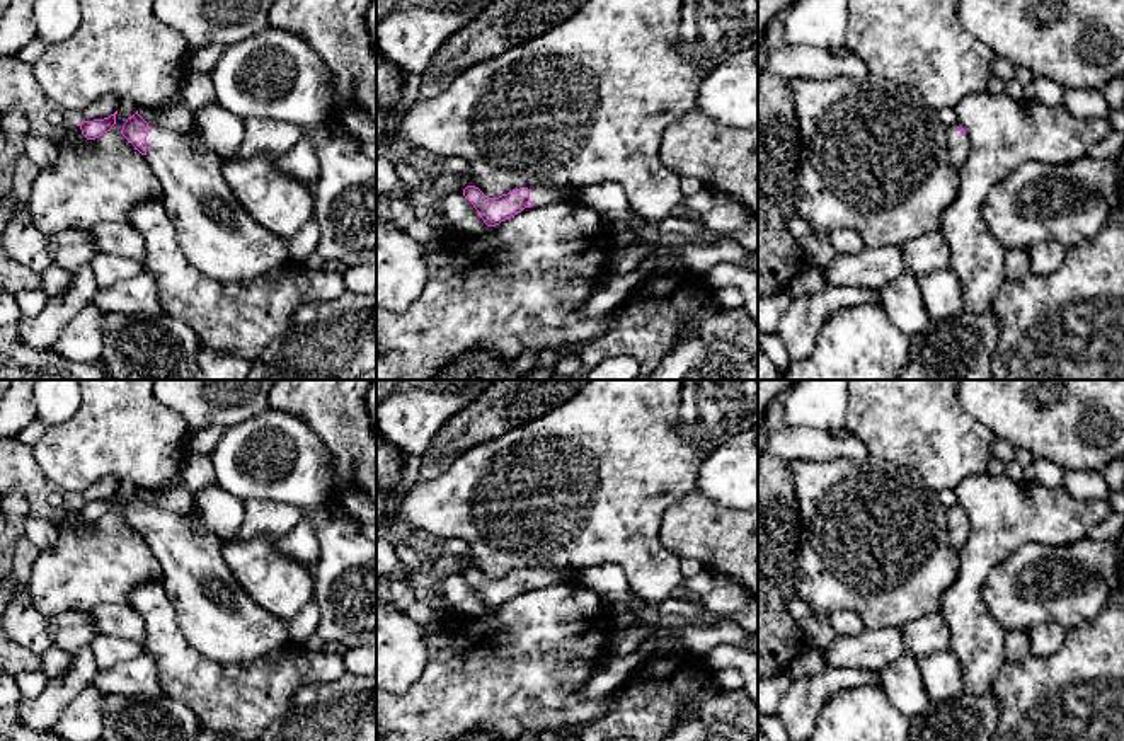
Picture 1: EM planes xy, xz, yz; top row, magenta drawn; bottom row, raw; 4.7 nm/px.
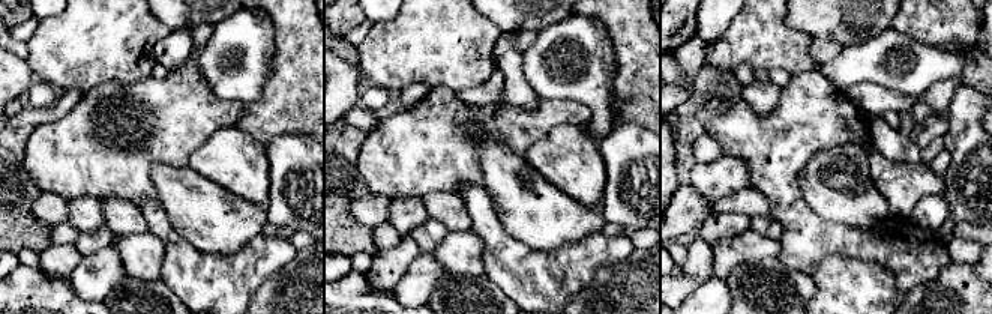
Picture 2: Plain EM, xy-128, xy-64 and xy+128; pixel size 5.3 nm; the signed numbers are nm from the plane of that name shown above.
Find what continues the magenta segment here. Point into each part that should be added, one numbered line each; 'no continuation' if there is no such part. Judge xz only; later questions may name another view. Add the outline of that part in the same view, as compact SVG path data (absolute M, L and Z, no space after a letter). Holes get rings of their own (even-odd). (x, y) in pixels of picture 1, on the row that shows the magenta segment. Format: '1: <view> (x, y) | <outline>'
1: xz (542, 195) | M548 186L528 187L528 191L530 191L530 201L535 206L552 204L559 201L577 201L577 191L571 198L564 198L559 187L548 187Z

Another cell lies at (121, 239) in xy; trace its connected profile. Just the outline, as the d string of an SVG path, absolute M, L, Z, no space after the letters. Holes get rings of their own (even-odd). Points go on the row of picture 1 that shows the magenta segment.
M128 221L99 225L90 233L99 252L129 257L145 264L146 242Z

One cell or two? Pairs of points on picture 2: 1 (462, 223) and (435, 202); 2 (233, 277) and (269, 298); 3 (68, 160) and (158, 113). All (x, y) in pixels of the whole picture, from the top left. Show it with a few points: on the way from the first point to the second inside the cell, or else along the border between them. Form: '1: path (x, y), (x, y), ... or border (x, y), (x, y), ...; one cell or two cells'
1: path (456, 218), (441, 206); one cell
2: border (284, 268), (273, 272), (251, 298); two cells
3: path (90, 152), (96, 150), (117, 129), (135, 126); one cell

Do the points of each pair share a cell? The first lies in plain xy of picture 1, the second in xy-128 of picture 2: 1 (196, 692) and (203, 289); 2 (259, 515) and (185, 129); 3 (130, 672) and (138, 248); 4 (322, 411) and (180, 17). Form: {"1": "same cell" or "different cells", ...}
{"1": "same cell", "2": "same cell", "3": "same cell", "4": "different cells"}

